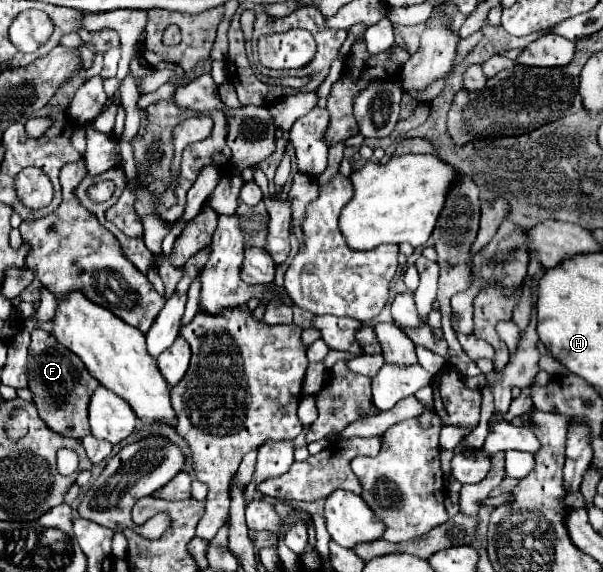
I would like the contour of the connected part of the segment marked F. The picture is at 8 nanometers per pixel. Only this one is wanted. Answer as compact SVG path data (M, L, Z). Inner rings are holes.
M34 329L30 355L28 355L28 371L30 383L28 389L34 395L34 403L38 407L40 419L58 435L84 439L90 433L88 425L88 403L94 389L100 385L84 367L84 363L64 345L60 345L50 333L44 329Z

